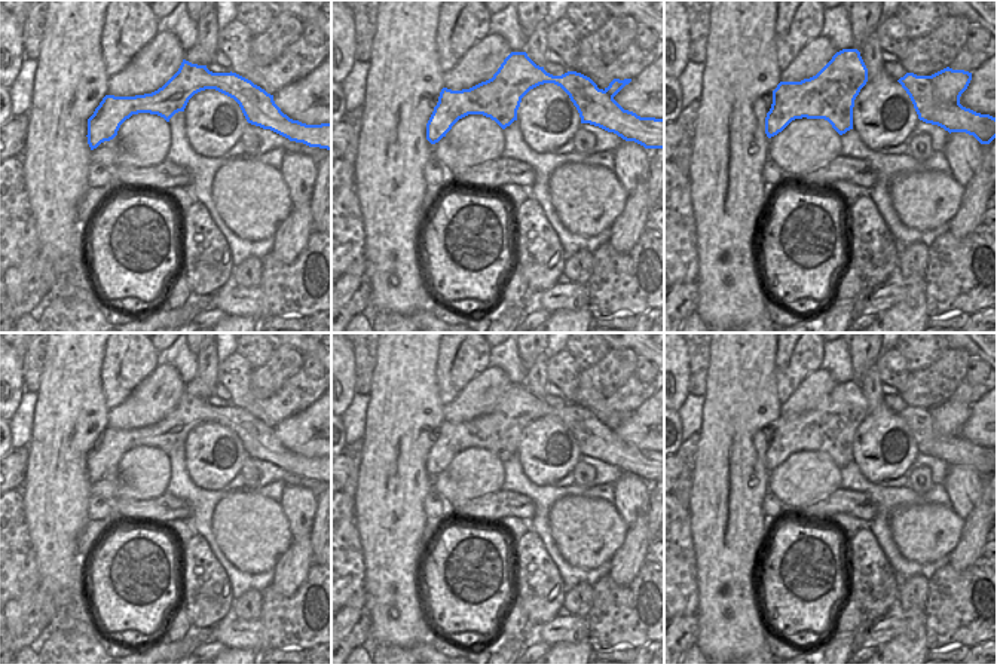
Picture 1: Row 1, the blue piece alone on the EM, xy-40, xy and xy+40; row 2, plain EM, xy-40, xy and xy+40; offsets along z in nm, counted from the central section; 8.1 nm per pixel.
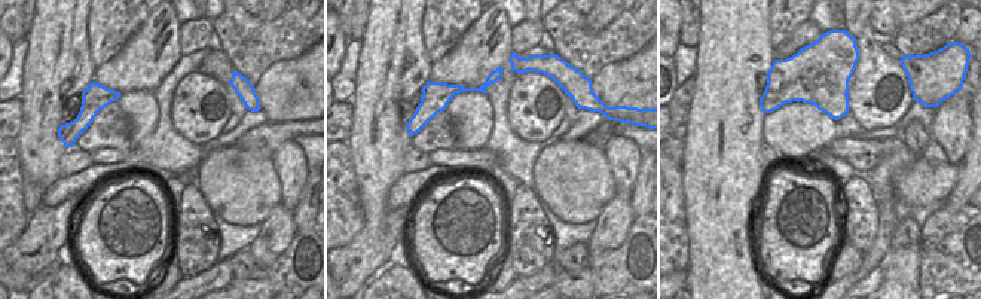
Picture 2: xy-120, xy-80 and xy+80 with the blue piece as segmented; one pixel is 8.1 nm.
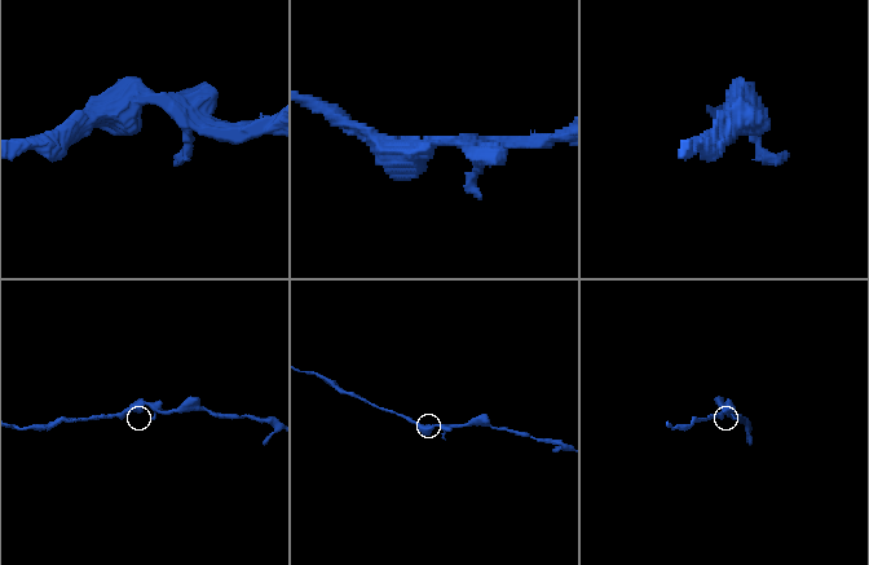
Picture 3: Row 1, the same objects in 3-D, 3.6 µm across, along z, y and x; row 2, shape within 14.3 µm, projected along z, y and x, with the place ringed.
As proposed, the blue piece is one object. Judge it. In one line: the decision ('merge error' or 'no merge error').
merge error

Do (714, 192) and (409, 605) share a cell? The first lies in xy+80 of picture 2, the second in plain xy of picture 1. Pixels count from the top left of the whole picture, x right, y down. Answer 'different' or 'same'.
same

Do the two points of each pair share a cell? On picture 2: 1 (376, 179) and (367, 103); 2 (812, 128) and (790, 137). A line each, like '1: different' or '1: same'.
1: same
2: same

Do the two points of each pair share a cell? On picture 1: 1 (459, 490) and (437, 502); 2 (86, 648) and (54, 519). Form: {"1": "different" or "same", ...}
{"1": "different", "2": "different"}

